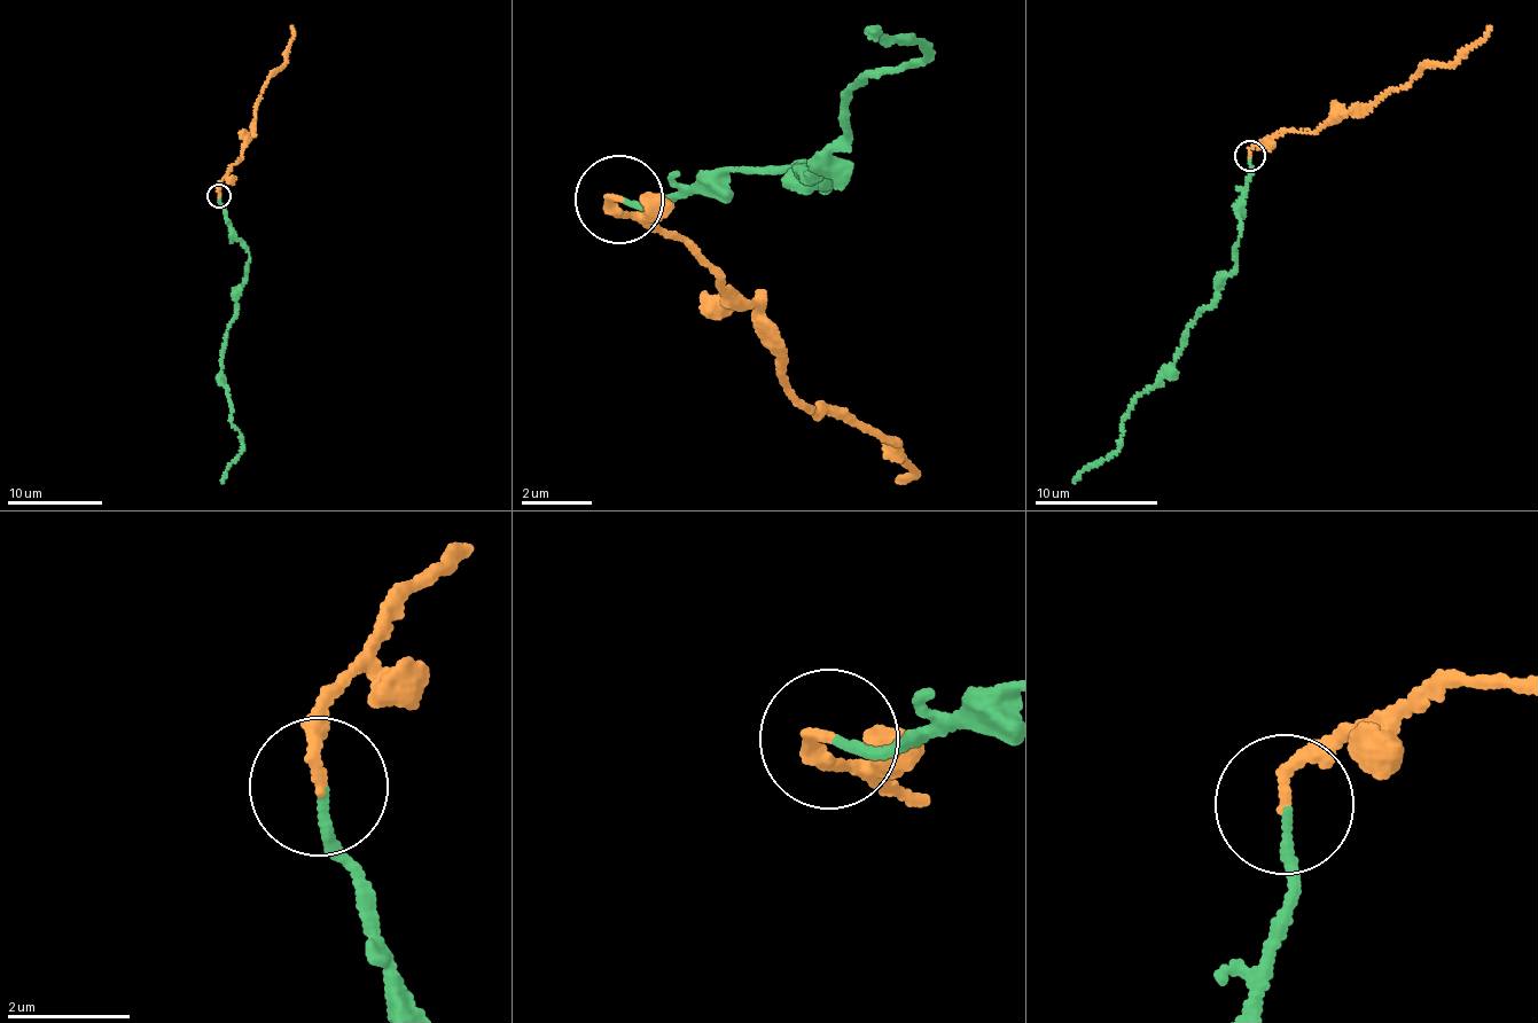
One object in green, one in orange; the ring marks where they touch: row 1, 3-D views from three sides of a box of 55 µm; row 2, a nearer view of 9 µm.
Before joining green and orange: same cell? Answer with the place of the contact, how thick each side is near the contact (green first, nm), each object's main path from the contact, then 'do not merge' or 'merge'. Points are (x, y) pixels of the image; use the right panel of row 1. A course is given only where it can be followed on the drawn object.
(1250, 155) | 140/180 nm | green via (1250, 155), (1235, 271), (1216, 291), (1215, 303), (1193, 321), (1175, 366), (1136, 399), (1115, 451), (1074, 482) | orange via (1249, 154), (1289, 130), (1313, 133), (1381, 99), (1427, 65), (1451, 62), (1491, 26) | merge

